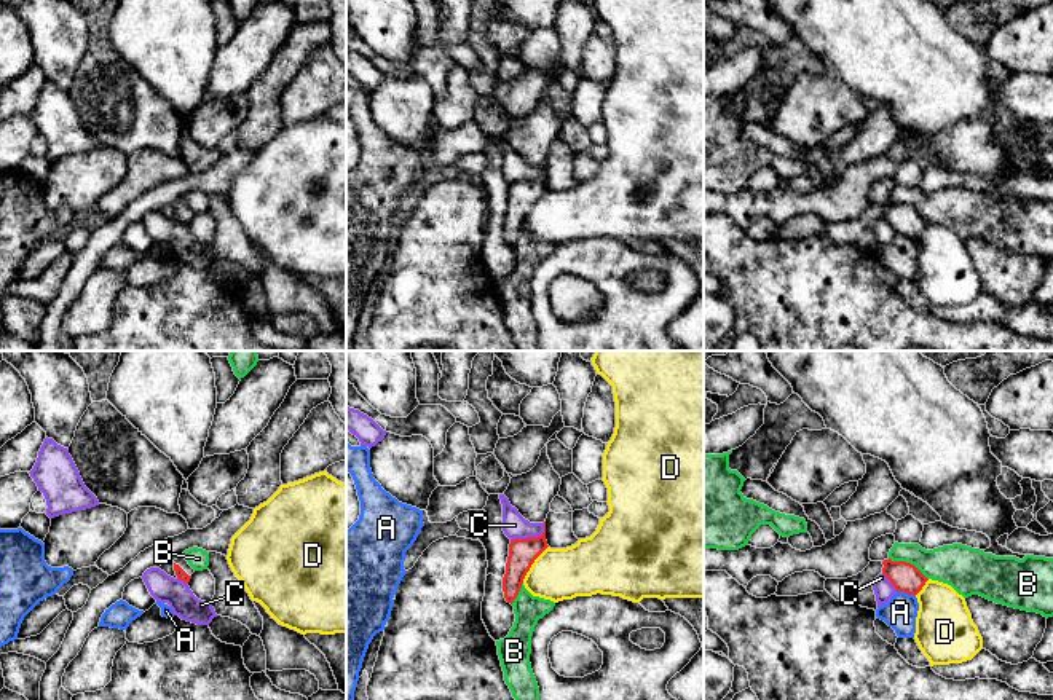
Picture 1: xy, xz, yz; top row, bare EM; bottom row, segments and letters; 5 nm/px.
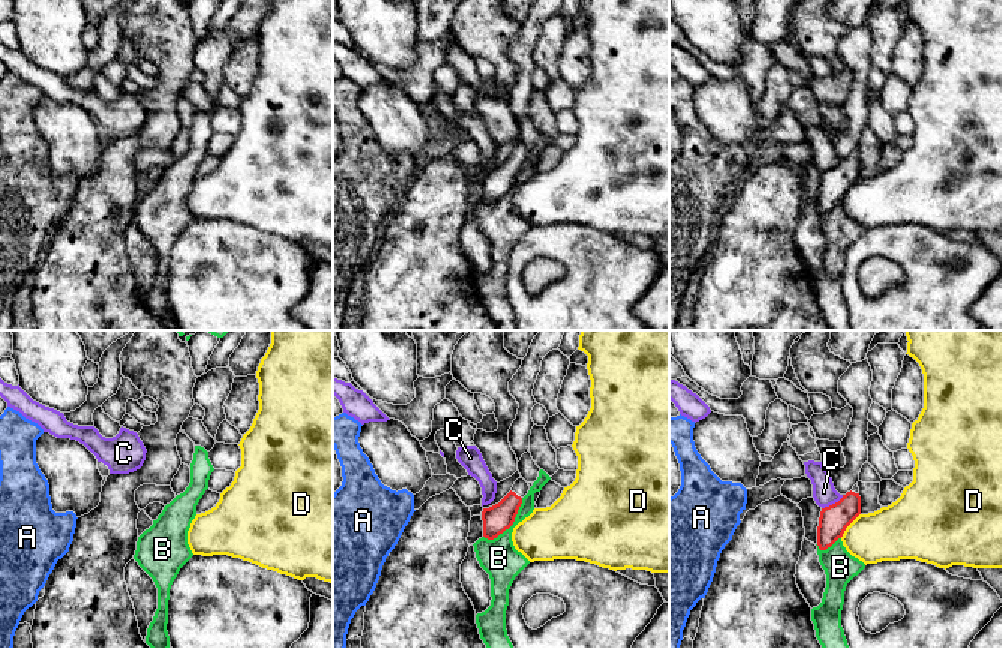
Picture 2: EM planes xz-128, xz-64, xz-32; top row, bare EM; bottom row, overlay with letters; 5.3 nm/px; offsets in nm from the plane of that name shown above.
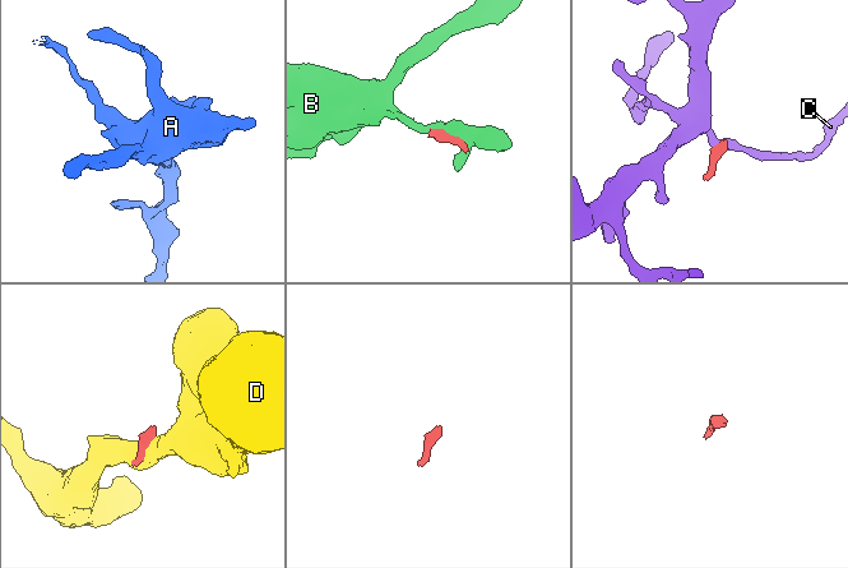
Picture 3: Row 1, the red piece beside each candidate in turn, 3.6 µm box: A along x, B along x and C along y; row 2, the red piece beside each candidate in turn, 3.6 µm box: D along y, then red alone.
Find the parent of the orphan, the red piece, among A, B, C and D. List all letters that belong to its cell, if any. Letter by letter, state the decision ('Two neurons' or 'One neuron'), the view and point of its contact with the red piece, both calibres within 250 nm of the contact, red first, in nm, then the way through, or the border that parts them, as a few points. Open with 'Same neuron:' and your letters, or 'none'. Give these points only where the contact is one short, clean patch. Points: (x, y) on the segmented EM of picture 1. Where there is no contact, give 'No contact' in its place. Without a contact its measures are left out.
Same neuron: none
A: Two neurons. Touches red at yz (907, 592). Thickness 150 nm (red) against 170 nm. Boundary: yz (897, 590), (914, 597)
B: Two neurons. Touches red at yz (908, 563). Thickness 150 nm (red) against 220 nm. Boundary: yz (889, 557), (899, 562), (910, 562), (927, 579)
C: Two neurons. Touches red at xz (530, 538). Thickness 140 nm (red) against 120 nm. Boundary: xz (544, 525), (544, 530), (536, 536), (514, 538), (511, 541)
D: Two neurons. Touches red at xz (532, 563). Thickness 140 nm (red) against 260 nm. Boundary: xz (548, 546), (522, 582)

